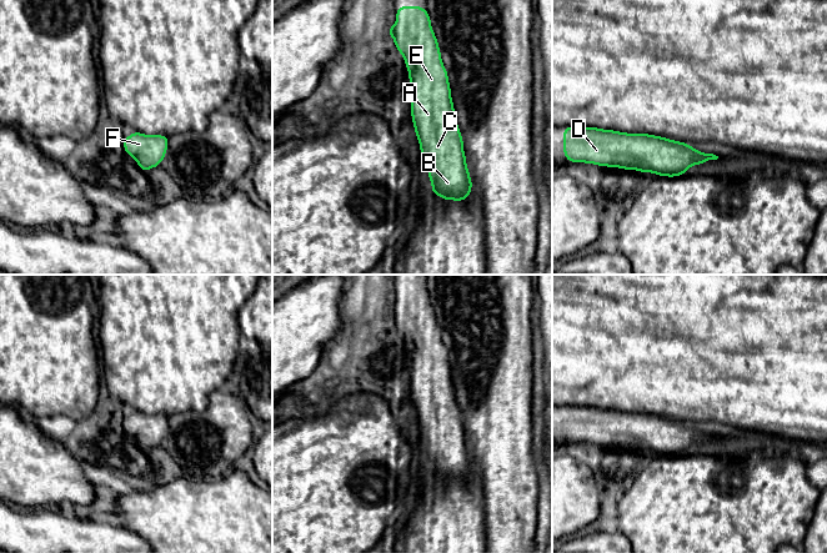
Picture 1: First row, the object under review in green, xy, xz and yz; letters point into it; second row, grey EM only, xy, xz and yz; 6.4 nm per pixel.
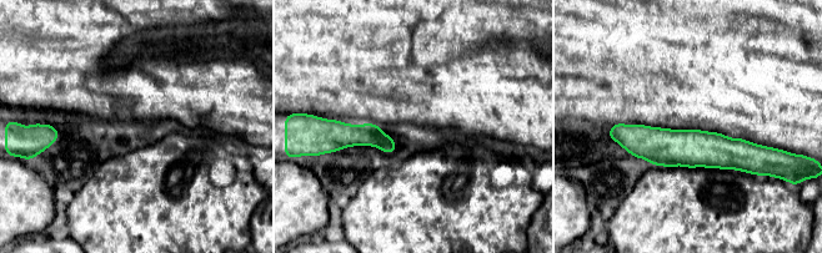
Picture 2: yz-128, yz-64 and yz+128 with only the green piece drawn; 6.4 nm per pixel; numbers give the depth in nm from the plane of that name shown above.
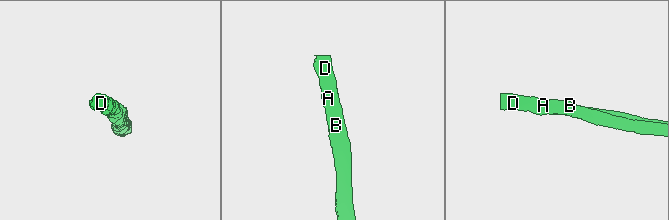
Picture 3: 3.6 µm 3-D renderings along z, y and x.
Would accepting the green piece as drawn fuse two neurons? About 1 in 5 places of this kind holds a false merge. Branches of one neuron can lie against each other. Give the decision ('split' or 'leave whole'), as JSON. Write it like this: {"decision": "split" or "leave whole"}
{"decision": "leave whole"}

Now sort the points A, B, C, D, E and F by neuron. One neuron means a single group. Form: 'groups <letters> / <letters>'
groups A B C D E F

